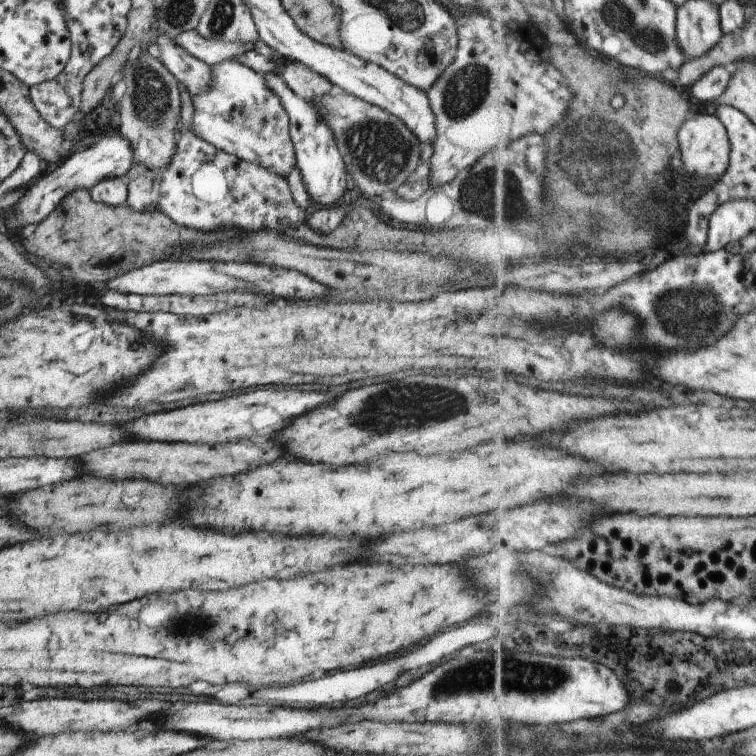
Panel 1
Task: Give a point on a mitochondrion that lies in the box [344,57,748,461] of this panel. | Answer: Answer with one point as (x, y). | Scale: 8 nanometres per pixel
(598, 149)

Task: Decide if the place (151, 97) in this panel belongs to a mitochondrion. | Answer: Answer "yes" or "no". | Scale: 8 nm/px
yes

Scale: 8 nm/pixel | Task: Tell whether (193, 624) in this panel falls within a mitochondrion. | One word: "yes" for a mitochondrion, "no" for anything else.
yes

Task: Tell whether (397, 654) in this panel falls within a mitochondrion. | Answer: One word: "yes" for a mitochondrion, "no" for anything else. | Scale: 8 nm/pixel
no

